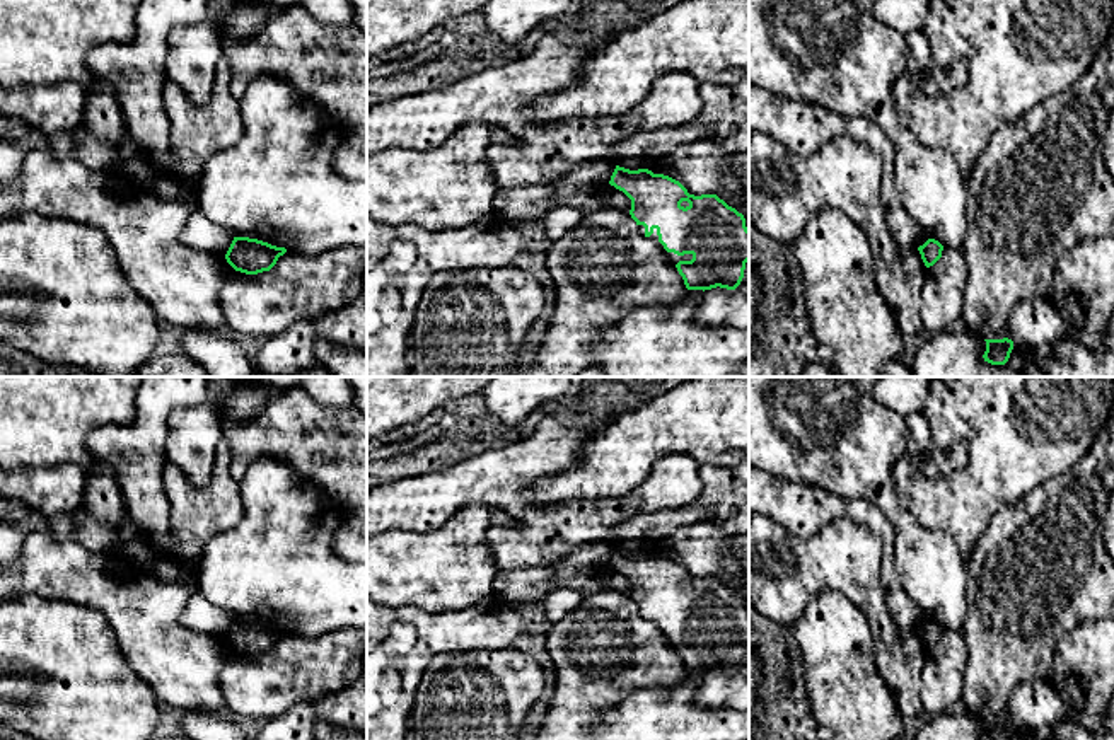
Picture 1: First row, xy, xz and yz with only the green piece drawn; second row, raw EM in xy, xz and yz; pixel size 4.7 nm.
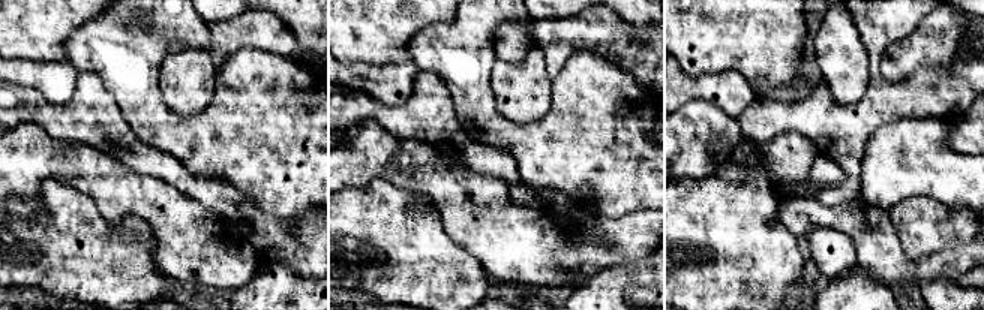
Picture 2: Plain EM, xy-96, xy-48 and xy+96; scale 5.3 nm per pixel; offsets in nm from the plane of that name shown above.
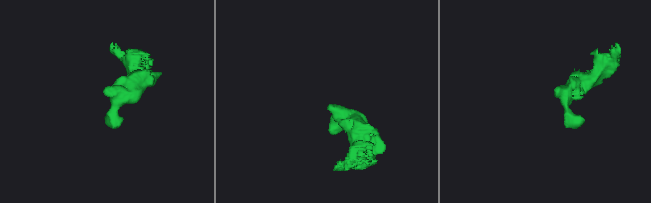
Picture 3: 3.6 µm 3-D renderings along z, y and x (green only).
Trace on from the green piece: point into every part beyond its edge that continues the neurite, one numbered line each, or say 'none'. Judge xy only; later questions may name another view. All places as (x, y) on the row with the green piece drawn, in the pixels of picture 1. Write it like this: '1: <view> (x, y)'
none

